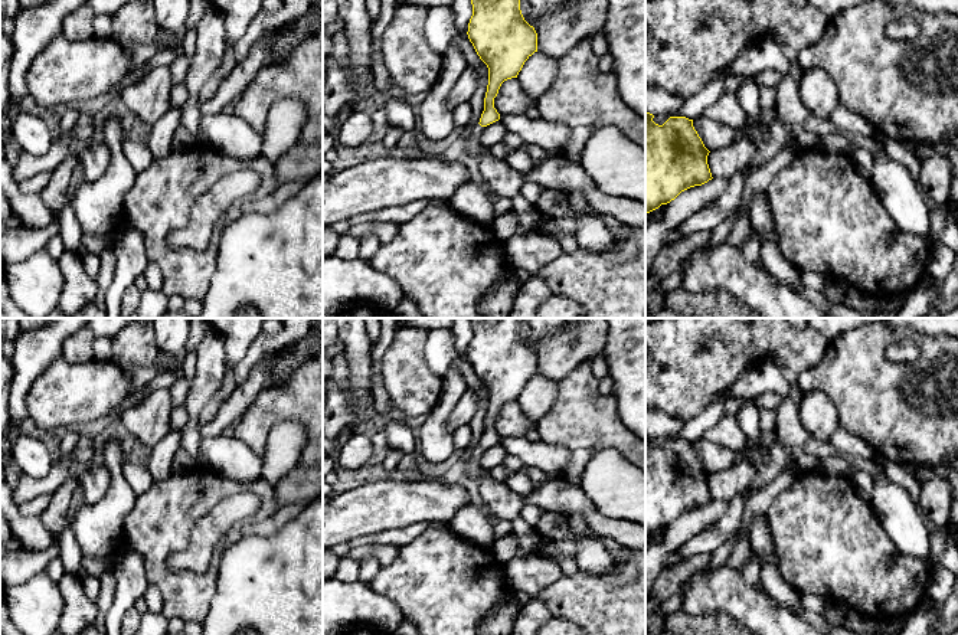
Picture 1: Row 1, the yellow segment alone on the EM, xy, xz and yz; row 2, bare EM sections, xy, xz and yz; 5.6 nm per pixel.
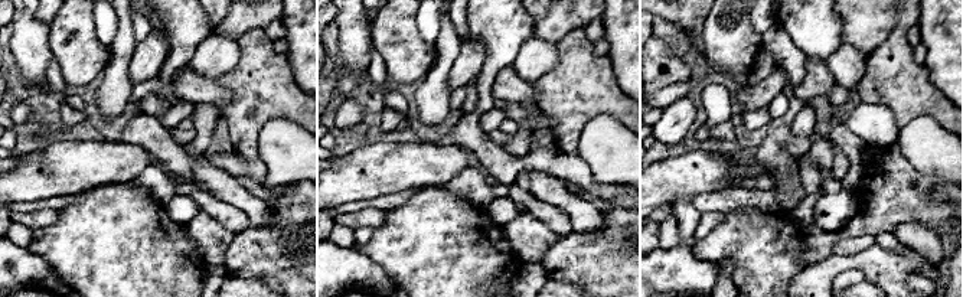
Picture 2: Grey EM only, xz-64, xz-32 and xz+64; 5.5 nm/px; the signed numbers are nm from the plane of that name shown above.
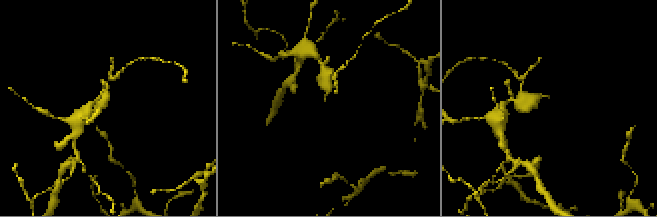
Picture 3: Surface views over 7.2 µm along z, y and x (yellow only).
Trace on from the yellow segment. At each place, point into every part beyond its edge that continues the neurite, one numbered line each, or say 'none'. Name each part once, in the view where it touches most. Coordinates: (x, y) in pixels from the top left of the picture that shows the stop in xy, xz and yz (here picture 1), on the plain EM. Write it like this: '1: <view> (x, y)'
1: xz (502, 503)

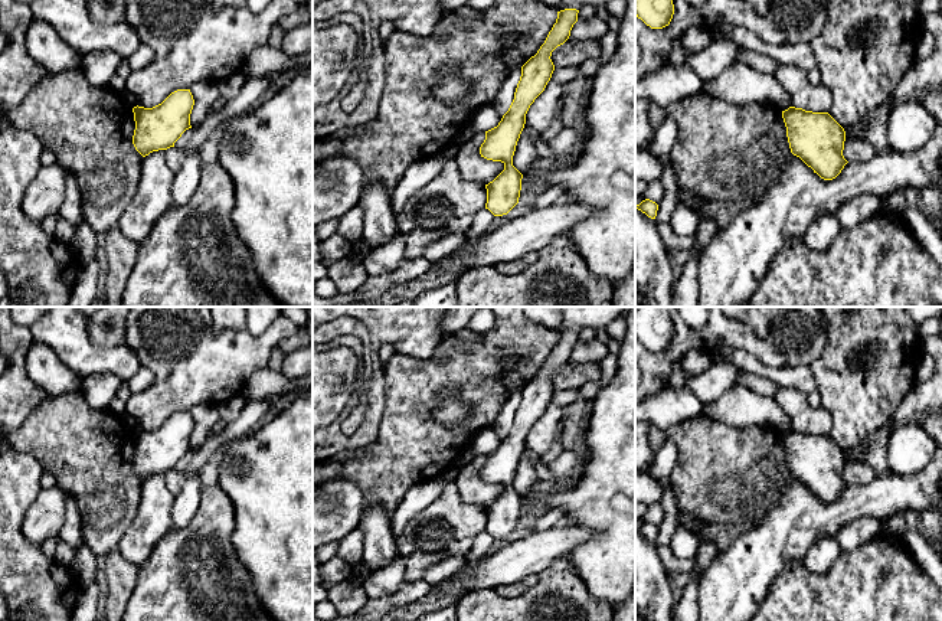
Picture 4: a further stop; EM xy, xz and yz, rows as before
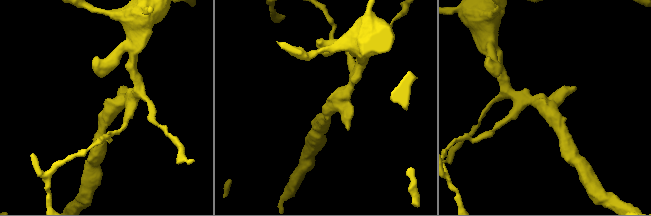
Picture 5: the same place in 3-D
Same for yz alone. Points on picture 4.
none

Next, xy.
none

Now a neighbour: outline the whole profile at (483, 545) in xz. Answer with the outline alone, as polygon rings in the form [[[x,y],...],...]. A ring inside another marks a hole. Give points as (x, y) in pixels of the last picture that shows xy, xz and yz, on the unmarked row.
[[[481,532],[468,552],[467,562],[468,565],[477,565],[481,563],[488,555],[491,555],[493,550],[493,540],[494,537],[488,532]]]

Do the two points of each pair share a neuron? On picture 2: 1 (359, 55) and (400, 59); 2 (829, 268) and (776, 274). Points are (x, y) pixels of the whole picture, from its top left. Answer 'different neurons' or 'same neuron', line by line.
1: different neurons
2: different neurons

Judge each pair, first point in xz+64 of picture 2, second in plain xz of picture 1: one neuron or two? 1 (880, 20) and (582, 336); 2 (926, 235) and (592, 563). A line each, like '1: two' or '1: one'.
1: one
2: one

